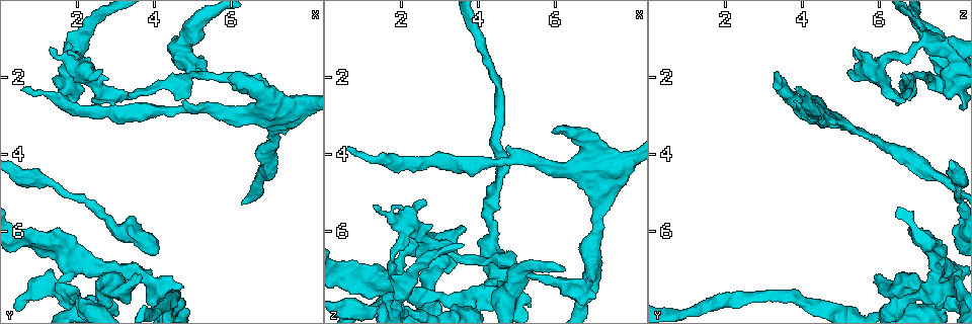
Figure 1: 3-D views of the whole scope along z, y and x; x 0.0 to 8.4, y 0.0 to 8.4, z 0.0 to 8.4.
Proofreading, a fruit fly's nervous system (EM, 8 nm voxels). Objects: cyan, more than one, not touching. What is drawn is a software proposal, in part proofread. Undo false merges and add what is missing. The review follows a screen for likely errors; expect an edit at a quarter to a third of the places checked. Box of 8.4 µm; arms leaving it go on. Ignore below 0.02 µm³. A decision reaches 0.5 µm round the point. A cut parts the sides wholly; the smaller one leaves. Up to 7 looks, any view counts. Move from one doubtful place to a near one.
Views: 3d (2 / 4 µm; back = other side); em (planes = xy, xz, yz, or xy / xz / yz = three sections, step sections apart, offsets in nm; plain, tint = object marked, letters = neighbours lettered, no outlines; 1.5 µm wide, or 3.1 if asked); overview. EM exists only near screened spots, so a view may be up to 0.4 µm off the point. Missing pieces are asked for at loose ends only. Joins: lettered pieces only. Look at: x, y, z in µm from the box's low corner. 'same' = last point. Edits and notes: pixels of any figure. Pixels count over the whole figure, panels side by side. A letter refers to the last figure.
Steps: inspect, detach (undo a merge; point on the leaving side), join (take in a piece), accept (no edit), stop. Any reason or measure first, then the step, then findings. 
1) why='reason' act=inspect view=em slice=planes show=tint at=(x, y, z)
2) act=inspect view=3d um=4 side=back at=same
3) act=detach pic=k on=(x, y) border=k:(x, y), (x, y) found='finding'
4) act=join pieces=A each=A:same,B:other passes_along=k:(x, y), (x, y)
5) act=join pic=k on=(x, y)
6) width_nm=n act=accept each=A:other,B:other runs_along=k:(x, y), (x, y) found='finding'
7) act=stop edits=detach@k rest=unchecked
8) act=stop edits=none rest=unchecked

act=inspect view=em slice=xy step=8 show=letters at=(1.65, 7.40, 7.35)

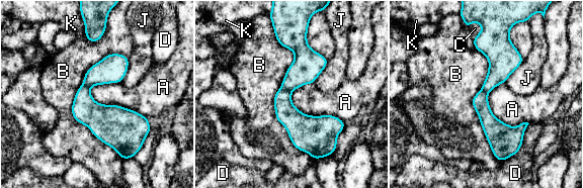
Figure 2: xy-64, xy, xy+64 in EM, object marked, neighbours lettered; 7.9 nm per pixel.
width_nm=130 act=detach pic=2 on=(292, 118) each=A:other,B:other,C:other,D:other,J:other,K:other border=2:(281, 86), (290, 92) found='two neurons meet here'

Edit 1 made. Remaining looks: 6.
act=inspect view=overview

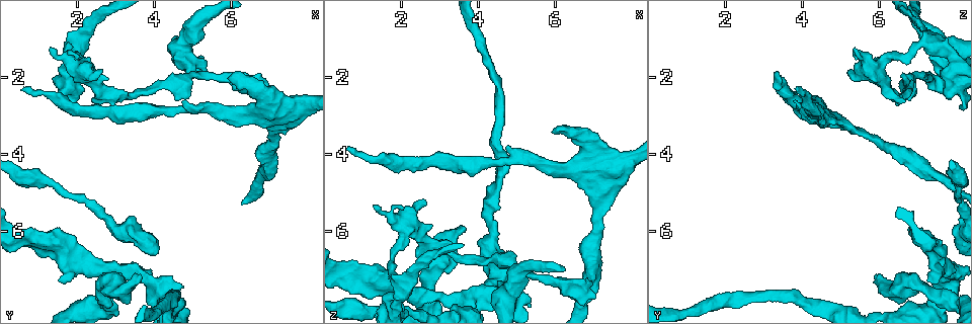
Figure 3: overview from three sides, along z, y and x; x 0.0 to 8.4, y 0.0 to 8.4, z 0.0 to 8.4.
why='stops while still wide' act=inspect view=em slice=planes show=letters at=(3.65, 7.20, 5.90)

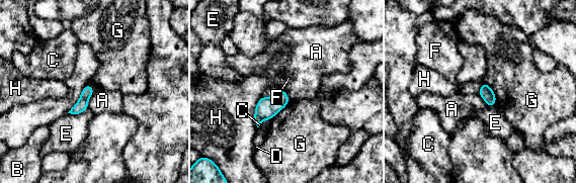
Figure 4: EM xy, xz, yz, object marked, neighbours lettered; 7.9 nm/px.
longest_contact=H:260nm act=accept each=A:other,B:other,C:other,D:other,E:other,F:other,G:other,H:other found='no lettered piece goes on from it'

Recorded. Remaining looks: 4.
why='free end' act=inspect view=em slice=planes show=letters at=(2.70, 1.80, 5.25)

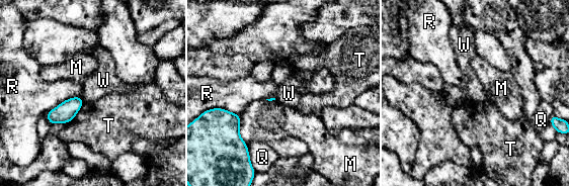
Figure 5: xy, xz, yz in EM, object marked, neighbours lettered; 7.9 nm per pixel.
longest_contact=R:300nm act=accept each=M:other,Q:other,R:other,T:other,W:other found='none of them fits'

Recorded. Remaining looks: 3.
act=stop edits=detach@2 rest=unchecked

